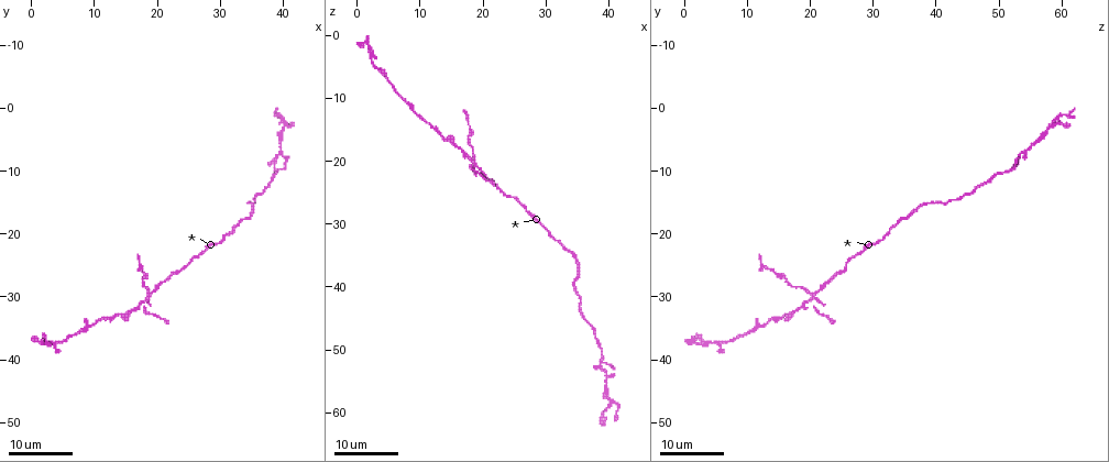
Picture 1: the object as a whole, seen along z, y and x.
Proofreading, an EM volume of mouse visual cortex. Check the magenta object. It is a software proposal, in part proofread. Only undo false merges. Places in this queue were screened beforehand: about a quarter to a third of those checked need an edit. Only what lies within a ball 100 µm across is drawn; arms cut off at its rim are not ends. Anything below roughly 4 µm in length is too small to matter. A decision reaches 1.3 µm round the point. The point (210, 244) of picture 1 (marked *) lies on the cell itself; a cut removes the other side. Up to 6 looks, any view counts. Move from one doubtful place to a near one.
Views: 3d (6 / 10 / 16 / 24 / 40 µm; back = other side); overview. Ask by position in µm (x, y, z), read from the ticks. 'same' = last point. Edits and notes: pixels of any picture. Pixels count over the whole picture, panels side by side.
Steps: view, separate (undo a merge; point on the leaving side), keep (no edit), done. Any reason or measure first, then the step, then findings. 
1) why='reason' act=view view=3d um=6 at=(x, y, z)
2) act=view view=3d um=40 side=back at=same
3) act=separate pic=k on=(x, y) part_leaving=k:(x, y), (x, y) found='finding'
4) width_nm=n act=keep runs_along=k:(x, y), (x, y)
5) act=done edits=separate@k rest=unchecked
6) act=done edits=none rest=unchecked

why='two arms in line, one across' act=view view=3d um=24 at=(38.5, 9.5, 52.0)

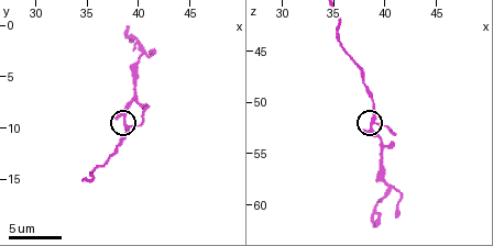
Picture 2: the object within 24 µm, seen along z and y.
why='zoom in' act=view view=3d um=10 at=(39.0, 9.6, 52.0)

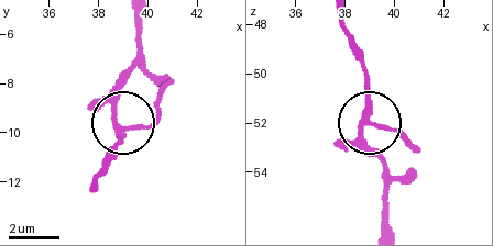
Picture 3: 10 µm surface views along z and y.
act=keep runs_along=3:(91, 187), (121, 145), (114, 113), (119, 77) found='continuous, no second cell'

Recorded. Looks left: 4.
why='looks like a crossing' act=view view=3d um=24 at=(18.5, 30.0, 20.5)

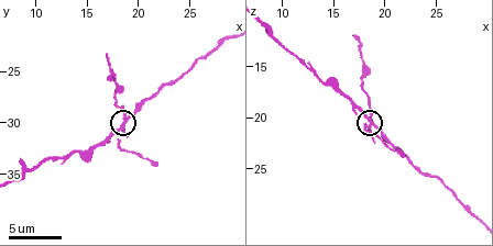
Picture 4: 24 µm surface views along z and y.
why='zoom in' act=view view=3d um=10 at=(18.8, 29.8, 20.2)

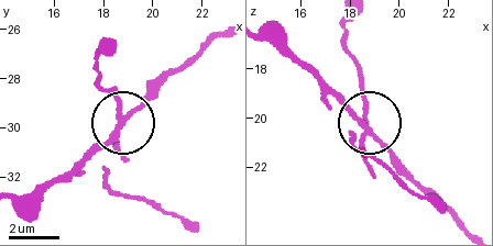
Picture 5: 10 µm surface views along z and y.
width_nm=220 act=separate pic=5 on=(119, 100) part_leaving=5:(120, 120), (113, 88), (101, 82), (101, 51) found='two cells meet here'

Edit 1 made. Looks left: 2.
act=done edits=separate@5 rest=unchecked

